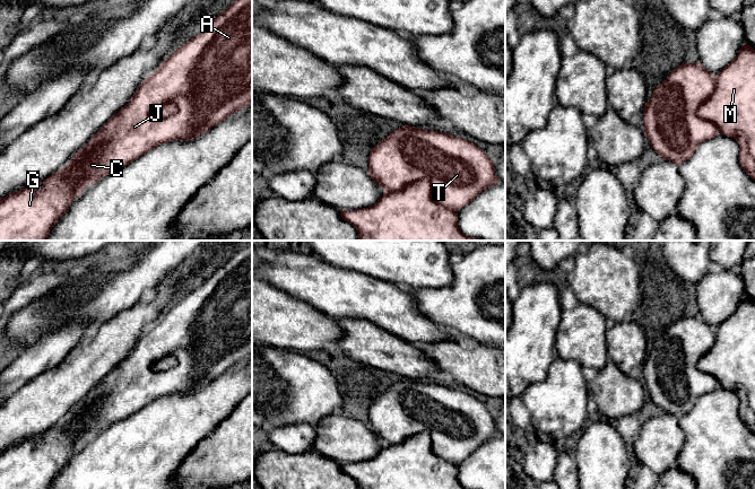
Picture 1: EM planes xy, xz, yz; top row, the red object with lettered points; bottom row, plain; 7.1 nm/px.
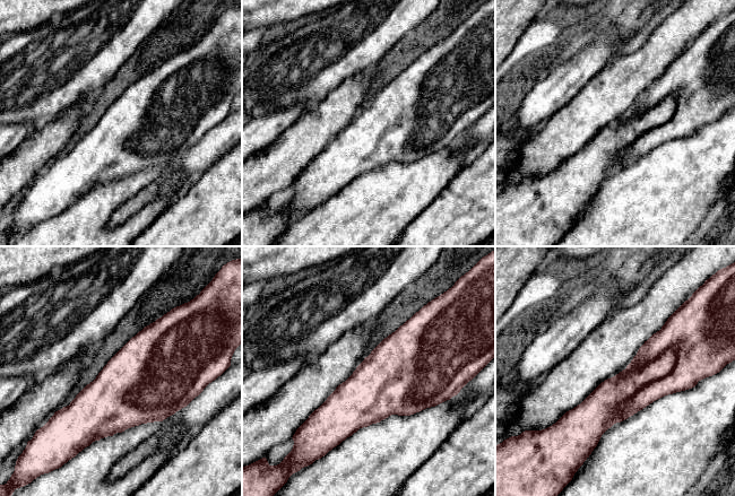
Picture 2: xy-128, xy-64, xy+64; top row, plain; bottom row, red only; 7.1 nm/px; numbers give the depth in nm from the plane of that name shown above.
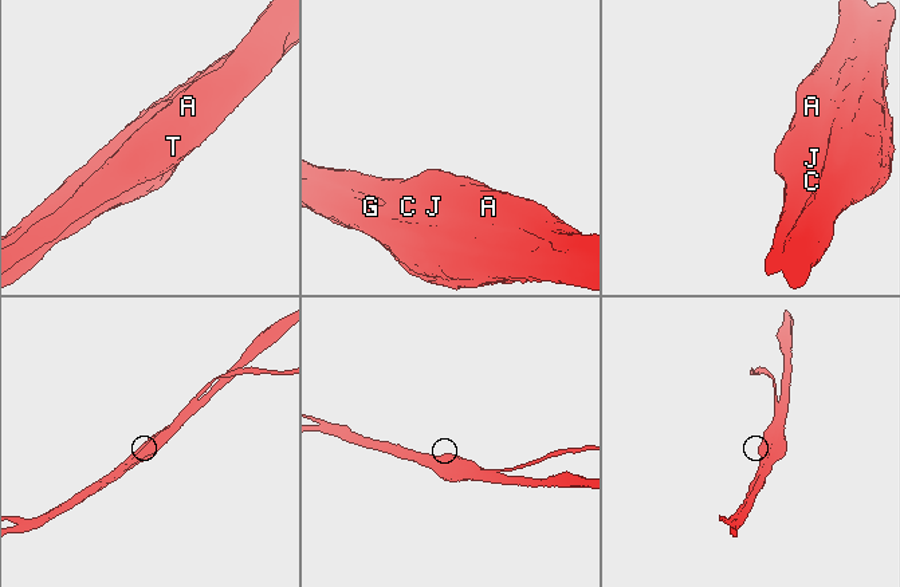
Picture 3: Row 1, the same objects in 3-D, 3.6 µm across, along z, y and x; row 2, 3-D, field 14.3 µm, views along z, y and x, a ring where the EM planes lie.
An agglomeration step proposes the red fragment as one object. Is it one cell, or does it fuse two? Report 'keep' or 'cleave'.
cleave

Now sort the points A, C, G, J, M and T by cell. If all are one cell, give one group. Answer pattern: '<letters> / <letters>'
A C J T / G M

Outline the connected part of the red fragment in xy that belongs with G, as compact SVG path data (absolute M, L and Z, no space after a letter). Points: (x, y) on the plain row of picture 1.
M72 410L64 421L43 435L0 452L0 489L49 489L52 480L87 440L77 435L79 429L80 423Z

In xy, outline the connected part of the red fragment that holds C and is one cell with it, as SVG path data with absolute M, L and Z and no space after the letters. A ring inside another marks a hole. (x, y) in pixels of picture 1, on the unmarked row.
M252 242L237 250L201 286L176 302L137 341L129 356L120 361L75 410L80 429L77 435L90 438L114 422L138 412L149 403L173 393L193 393L229 368L252 356ZM174 357L176 364L166 369L154 366L163 358Z

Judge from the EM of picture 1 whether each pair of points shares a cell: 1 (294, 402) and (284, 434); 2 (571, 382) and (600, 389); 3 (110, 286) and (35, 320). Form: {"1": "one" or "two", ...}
{"1": "one", "2": "two", "3": "one"}

